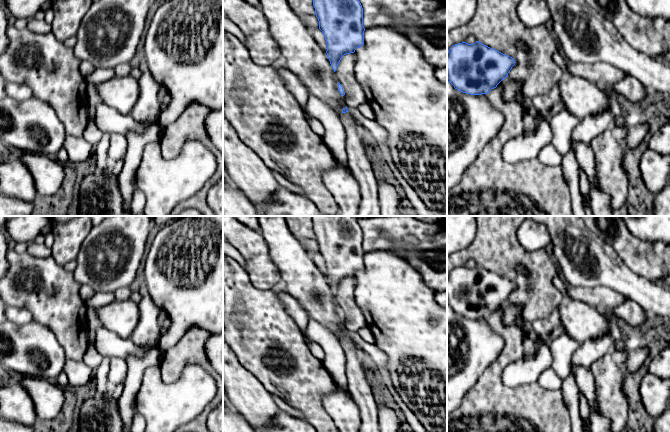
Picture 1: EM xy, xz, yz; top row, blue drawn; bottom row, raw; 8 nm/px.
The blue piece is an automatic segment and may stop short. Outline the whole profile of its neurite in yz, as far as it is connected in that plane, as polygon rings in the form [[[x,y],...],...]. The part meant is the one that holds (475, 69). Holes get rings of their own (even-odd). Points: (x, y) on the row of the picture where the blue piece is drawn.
[[[479,41],[473,44],[466,42],[453,45],[447,52],[447,81],[455,89],[470,95],[487,94],[508,77],[515,65],[514,58],[490,48]]]

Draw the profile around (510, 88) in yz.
[[[506,77],[502,80],[496,88],[502,90],[503,100],[507,102],[516,102],[518,103],[518,95],[524,95],[522,89],[523,82],[515,81]]]

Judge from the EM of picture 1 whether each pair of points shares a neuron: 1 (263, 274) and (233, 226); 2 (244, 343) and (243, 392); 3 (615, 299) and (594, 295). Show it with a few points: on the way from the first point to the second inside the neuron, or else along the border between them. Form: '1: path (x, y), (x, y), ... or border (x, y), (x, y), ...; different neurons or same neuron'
1: path (258, 262), (254, 249), (243, 238); same neuron
2: border (233, 351), (237, 360), (261, 384); different neurons
3: path (610, 297), (599, 295); same neuron

